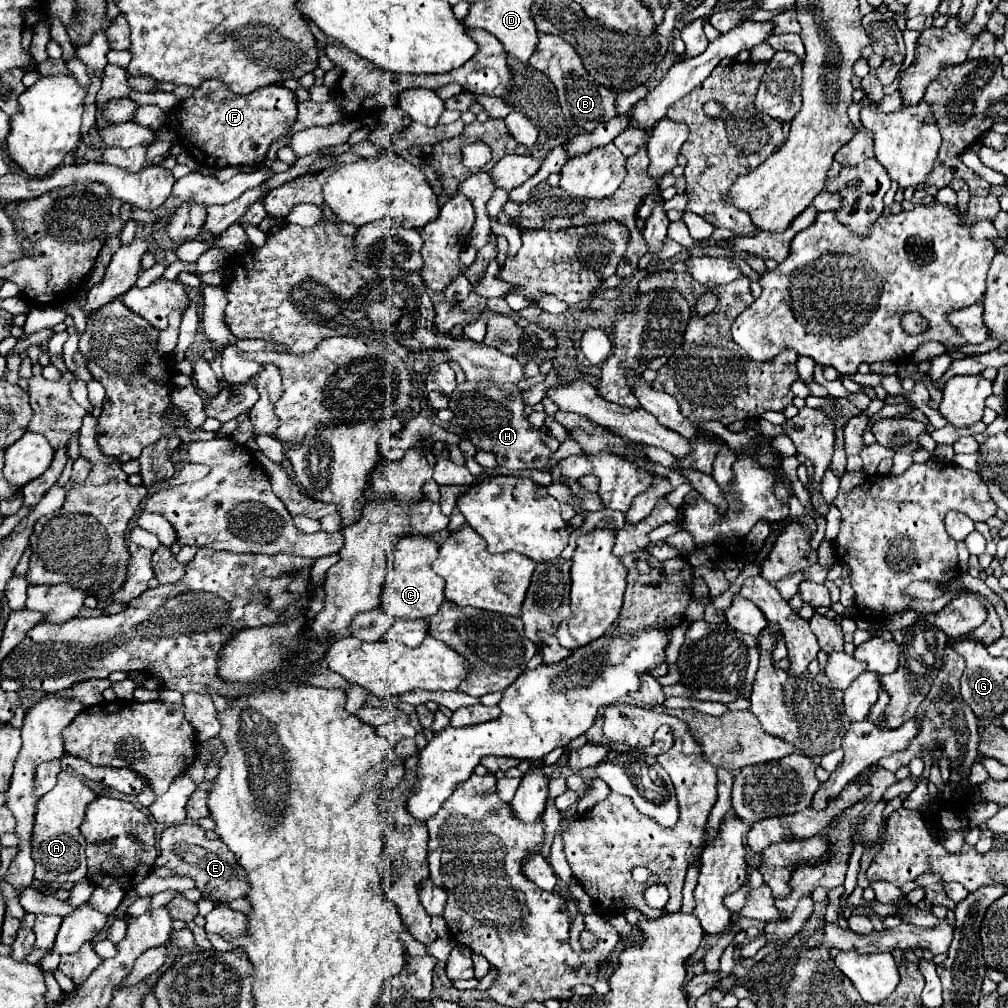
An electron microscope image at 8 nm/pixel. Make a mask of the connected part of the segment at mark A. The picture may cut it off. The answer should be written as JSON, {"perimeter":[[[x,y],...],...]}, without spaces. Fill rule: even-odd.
{"perimeter":[[[58,773],[58,785],[46,793],[38,805],[36,805],[36,823],[34,823],[34,835],[32,835],[32,859],[36,861],[36,879],[38,881],[70,881],[76,883],[82,877],[86,877],[86,857],[84,847],[86,841],[80,835],[80,823],[84,819],[86,807],[90,801],[94,801],[98,795],[86,787],[86,783],[68,773]]]}

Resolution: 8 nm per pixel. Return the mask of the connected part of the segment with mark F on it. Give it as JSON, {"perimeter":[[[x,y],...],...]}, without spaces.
{"perimeter":[[[206,79],[190,99],[170,111],[168,125],[172,129],[174,117],[180,123],[182,147],[200,167],[220,169],[228,165],[260,165],[270,143],[282,137],[294,123],[296,95],[280,85],[268,85],[248,95],[234,95],[220,79]]]}

